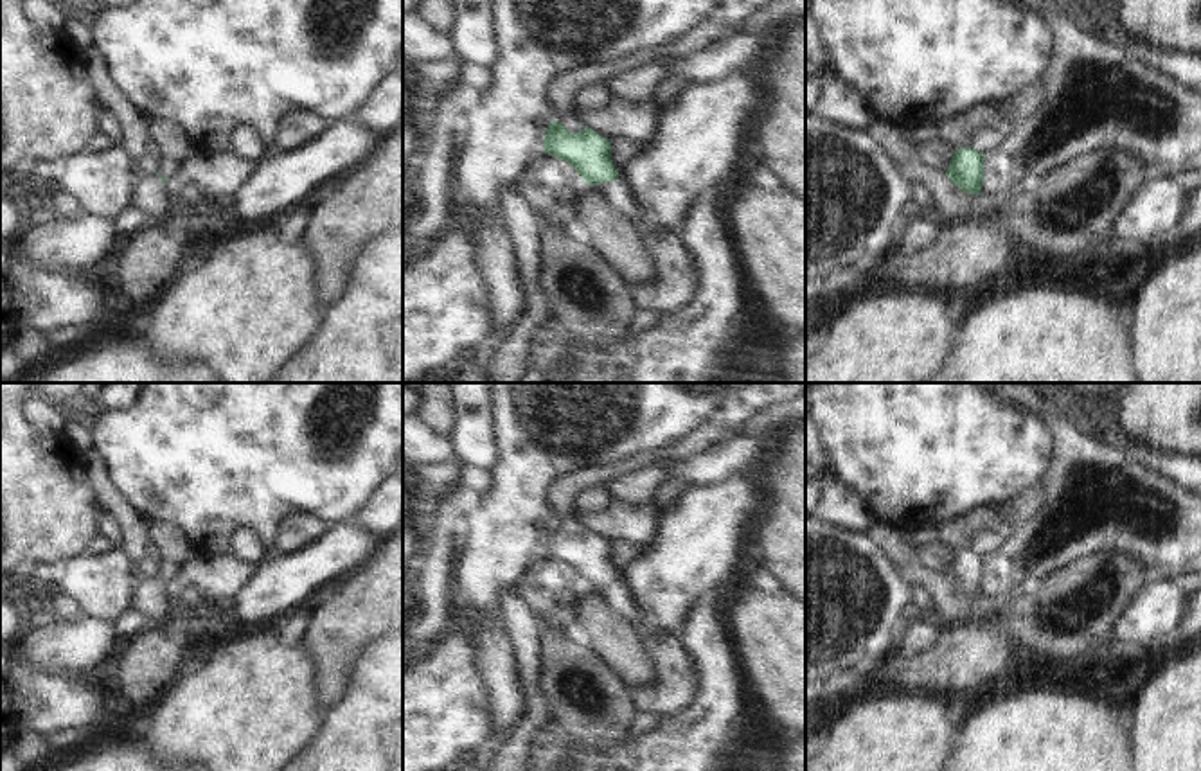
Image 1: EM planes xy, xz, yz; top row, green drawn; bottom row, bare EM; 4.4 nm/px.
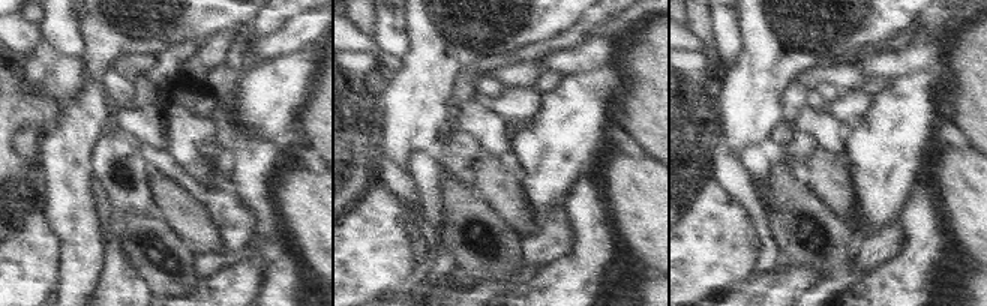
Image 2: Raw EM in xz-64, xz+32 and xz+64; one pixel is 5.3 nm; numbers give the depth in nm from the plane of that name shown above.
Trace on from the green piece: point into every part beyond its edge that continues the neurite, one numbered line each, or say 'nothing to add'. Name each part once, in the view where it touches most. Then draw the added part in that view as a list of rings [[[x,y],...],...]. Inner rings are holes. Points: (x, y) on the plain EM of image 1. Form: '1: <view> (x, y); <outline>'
1: xz (569, 522); [[[570,512],[570,514],[563,514],[557,521],[566,532],[577,536],[583,534],[584,528],[577,523],[577,514]]]

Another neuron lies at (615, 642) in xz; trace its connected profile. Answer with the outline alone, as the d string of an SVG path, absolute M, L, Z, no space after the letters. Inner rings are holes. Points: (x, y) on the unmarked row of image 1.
M586 588L577 597L577 634L620 679L633 688L654 683L654 661L636 629Z

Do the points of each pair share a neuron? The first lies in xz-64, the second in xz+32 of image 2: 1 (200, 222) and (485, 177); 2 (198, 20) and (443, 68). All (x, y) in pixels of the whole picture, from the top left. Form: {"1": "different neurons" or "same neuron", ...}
{"1": "same neuron", "2": "same neuron"}

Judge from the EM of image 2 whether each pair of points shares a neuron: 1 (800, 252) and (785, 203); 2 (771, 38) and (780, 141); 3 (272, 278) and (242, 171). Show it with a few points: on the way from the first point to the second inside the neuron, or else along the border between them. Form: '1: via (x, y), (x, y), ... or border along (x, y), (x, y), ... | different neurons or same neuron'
1: via (795, 240), (795, 215) | same neuron
2: border along (786, 92), (782, 123), (768, 138) | different neurons
3: border along (282, 243), (261, 273), (260, 285), (255, 290) | different neurons

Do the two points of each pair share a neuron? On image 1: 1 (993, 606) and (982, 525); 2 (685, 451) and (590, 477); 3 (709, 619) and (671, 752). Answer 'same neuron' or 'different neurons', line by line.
1: different neurons
2: same neuron
3: same neuron

